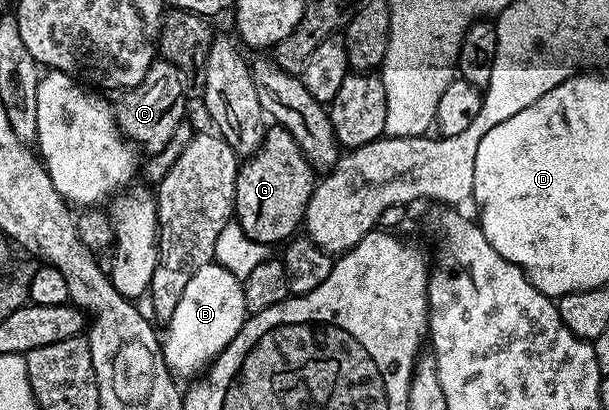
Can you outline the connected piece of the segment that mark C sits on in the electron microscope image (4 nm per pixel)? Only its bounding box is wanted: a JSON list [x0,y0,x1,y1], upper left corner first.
[115,60,185,155]

